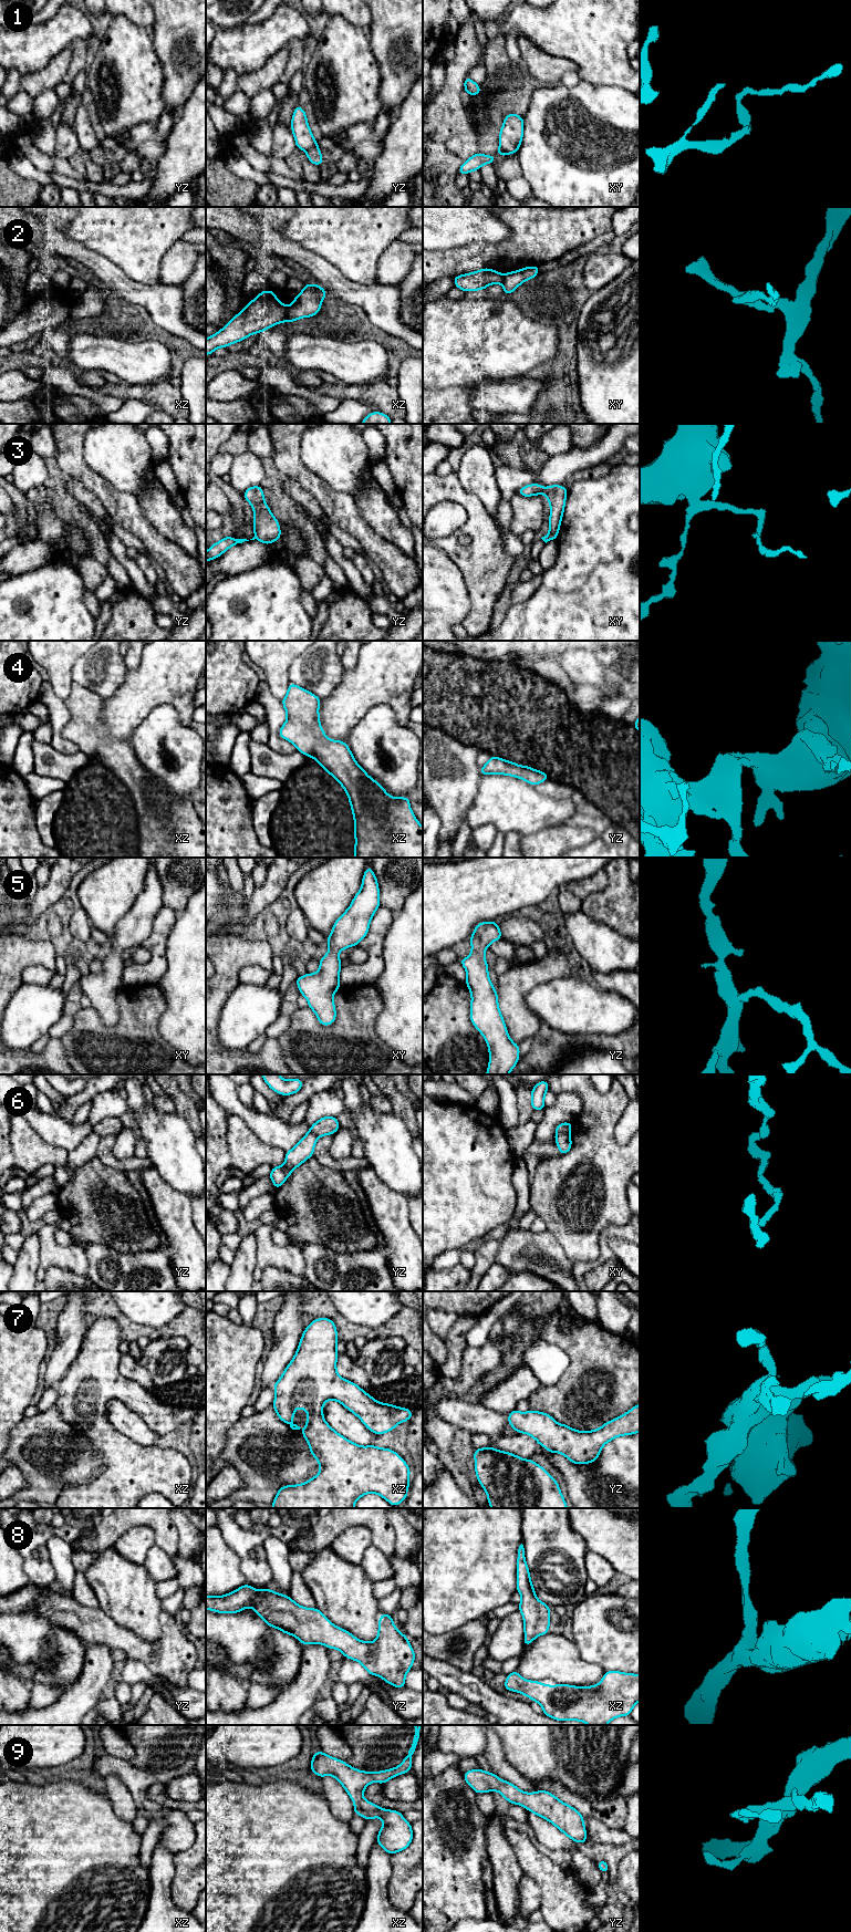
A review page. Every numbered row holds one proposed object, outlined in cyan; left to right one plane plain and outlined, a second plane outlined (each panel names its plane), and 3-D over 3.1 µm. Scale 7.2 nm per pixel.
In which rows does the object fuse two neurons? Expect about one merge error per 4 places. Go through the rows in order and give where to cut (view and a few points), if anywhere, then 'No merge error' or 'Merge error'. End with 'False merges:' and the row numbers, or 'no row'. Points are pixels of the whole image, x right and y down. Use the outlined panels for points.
1: Split along yz (317, 145), (305, 151). Merge error
2: Split along xz (288, 308), (283, 320). Merge error
3: Split along xy (548, 535), (550, 539). Merge error
4: No split. No merge error
5: No split. No merge error
6: Split along xy (556, 1133), (569, 1134). Merge error
7: No split. No merge error
8: No split. No merge error
9: No split. No merge error
False merges: 1, 2, 3, 6

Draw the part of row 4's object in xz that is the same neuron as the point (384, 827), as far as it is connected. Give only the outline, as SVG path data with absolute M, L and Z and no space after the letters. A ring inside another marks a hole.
M290 682L288 693L281 700L287 711L287 721L280 728L279 736L292 742L304 756L315 759L344 788L354 817L354 858L423 858L423 827L411 809L409 798L387 794L381 783L372 779L355 761L345 741L326 738L320 725L320 702L320 697Z

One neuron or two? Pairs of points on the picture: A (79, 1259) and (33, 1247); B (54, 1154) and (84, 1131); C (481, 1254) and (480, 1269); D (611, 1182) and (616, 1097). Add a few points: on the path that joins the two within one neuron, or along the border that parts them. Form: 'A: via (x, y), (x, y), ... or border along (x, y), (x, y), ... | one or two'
A: border along (37, 1233), (40, 1265) | two
B: border along (39, 1136), (44, 1141), (61, 1145), (68, 1152) | two
C: via (481, 1257), (481, 1266) | one
D: via (604, 1161), (604, 1118) | one

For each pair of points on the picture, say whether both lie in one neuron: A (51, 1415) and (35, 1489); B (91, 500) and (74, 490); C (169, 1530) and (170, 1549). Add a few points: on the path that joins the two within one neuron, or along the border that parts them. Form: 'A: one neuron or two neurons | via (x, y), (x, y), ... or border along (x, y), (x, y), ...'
A: one neuron | via (32, 1433), (19, 1445), (18, 1452), (33, 1471)
B: one neuron | via (86, 497), (79, 490)
C: one neuron | via (169, 1535), (169, 1545)

